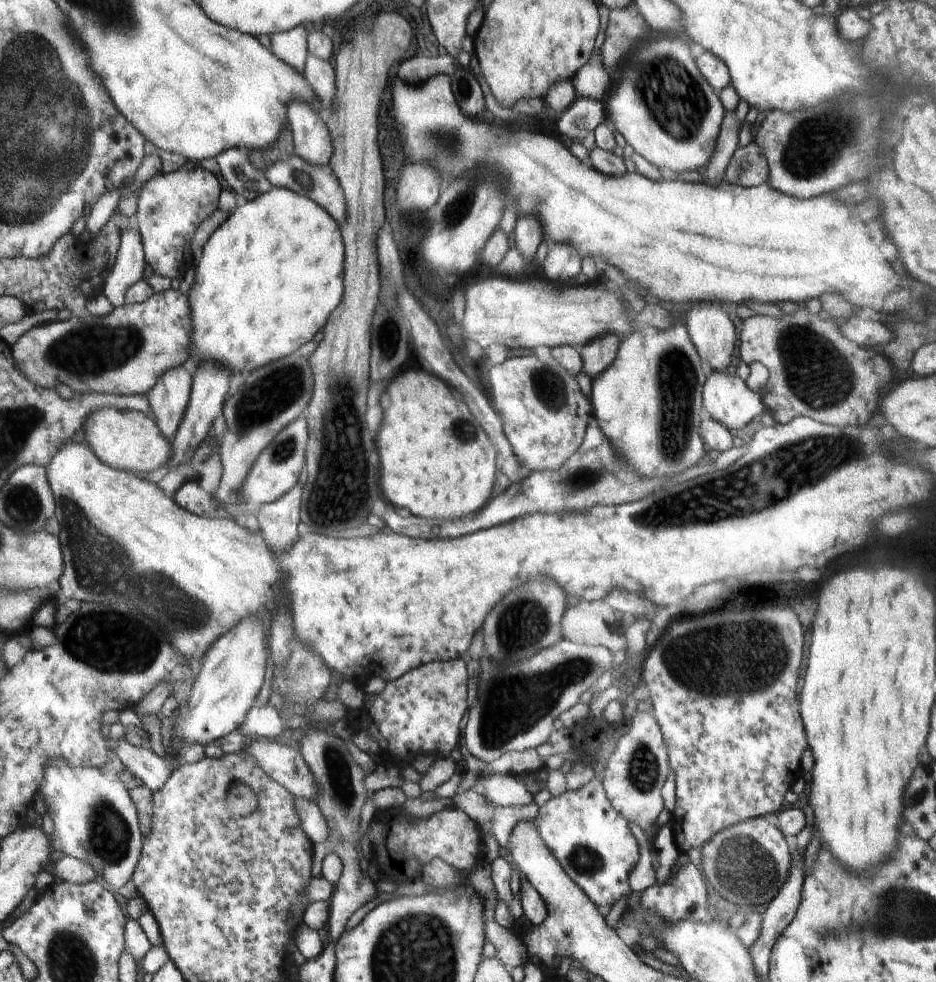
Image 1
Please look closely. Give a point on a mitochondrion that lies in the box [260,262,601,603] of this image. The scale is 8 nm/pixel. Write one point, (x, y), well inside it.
(342, 468)

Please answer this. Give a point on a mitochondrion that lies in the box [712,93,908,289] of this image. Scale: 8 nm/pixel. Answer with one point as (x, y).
(816, 144)

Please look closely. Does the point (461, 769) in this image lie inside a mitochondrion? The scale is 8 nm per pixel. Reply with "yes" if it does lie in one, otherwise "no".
no

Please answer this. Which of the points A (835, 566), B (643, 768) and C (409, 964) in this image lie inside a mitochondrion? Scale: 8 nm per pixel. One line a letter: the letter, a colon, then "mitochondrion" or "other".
A: other
B: mitochondrion
C: mitochondrion

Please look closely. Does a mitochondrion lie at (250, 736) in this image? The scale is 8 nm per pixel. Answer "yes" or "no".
no

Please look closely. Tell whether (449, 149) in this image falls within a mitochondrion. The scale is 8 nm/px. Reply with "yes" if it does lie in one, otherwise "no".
yes

